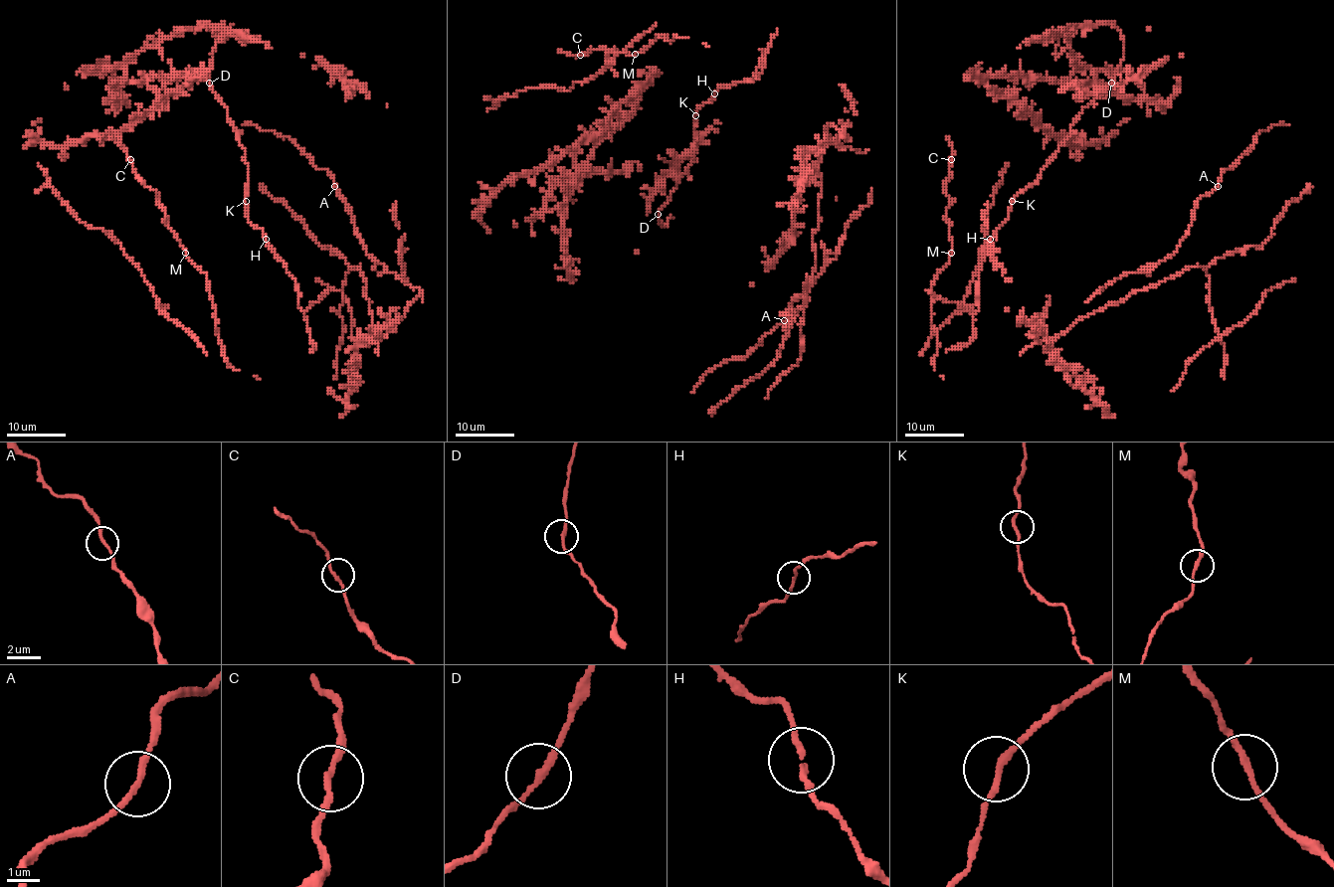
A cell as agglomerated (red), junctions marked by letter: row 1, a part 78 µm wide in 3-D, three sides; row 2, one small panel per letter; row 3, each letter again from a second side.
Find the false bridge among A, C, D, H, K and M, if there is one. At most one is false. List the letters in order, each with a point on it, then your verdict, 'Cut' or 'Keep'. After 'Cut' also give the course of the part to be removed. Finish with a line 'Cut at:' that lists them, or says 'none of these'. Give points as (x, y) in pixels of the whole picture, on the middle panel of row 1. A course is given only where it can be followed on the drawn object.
A: Place: (784, 320). Keep
C: Place: (580, 55). Keep
D: Place: (658, 214). Keep
H: Place: (714, 93). Keep
K: Place: (695, 115). Keep
M: Place: (635, 54). Keep
Cut at: none of these

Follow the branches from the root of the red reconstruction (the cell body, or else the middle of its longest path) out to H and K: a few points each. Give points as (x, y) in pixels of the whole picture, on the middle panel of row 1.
H: (660, 220), (660, 210), (693, 161), (698, 146), (693, 116), (702, 104), (712, 98), (714, 92)
K: (660, 220), (660, 210), (693, 161), (698, 146), (695, 115)

